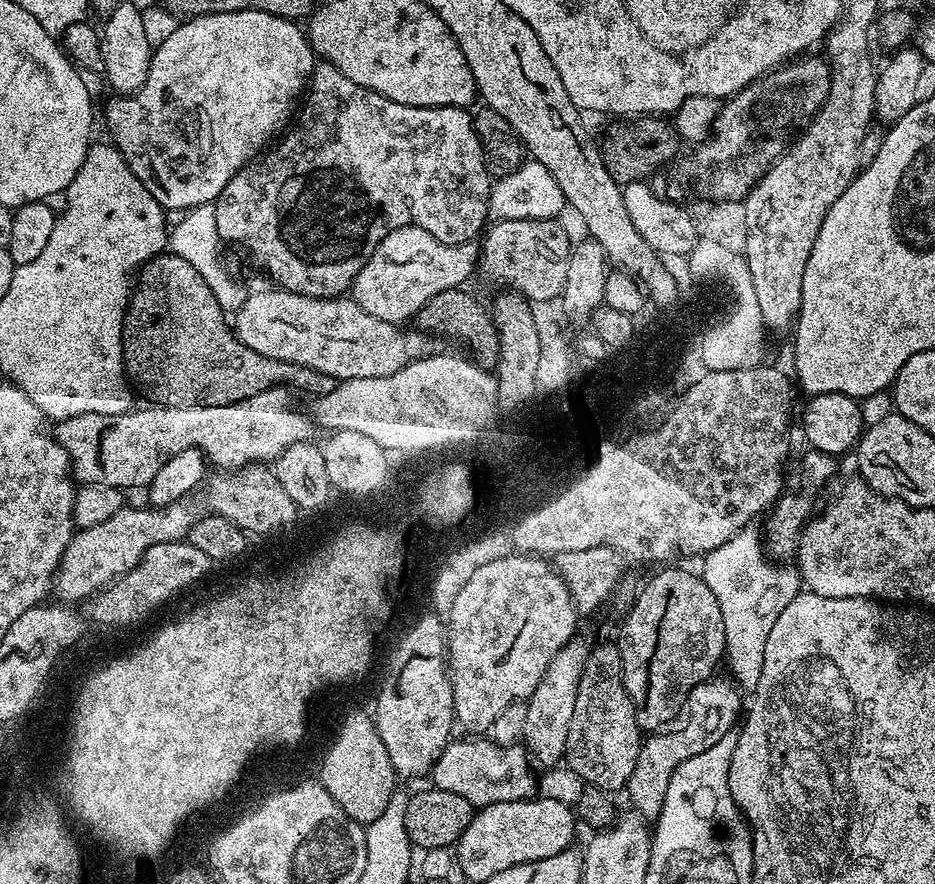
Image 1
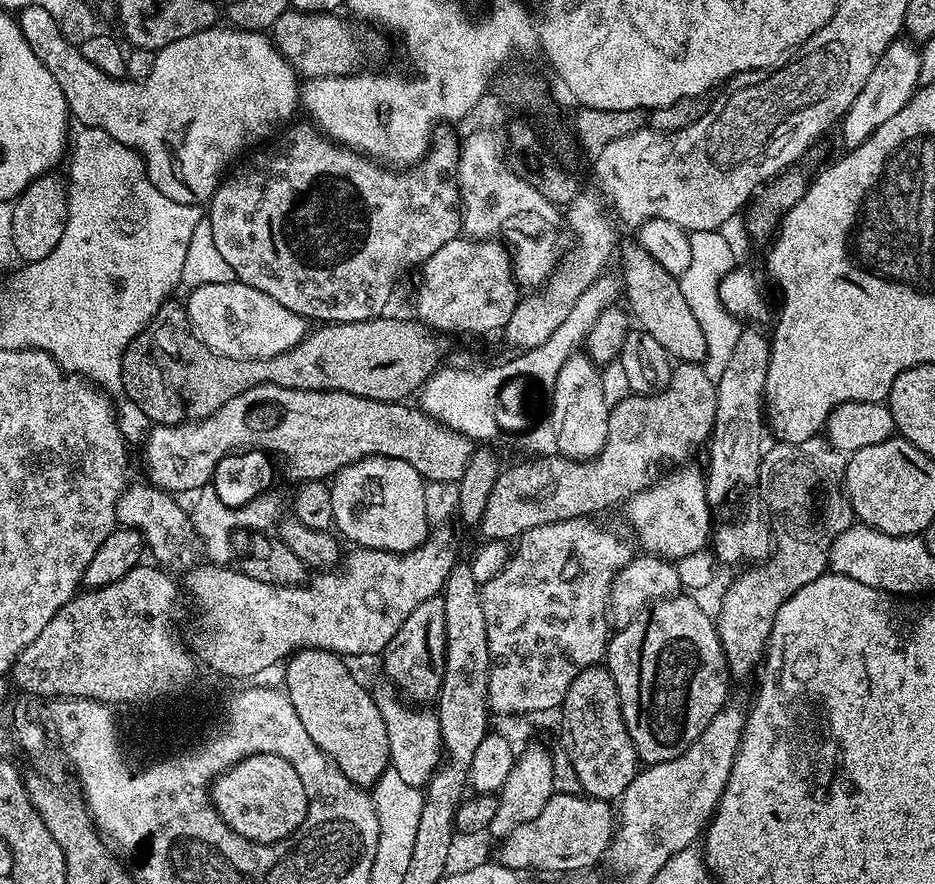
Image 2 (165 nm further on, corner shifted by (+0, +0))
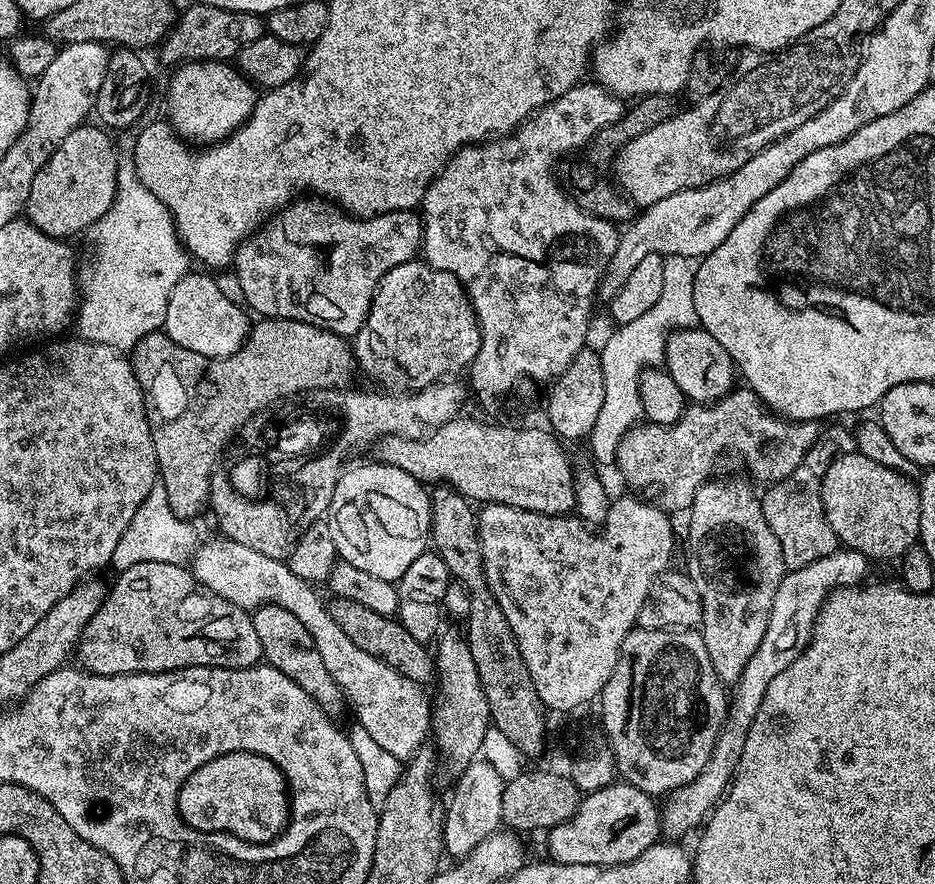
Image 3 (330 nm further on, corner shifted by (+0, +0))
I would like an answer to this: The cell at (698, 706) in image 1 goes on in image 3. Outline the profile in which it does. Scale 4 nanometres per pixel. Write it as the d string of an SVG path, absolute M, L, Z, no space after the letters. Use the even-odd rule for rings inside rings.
M844 426L825 427L814 446L807 454L803 464L799 464L789 476L769 483L762 492L762 503L766 522L770 522L770 530L778 538L782 546L785 569L791 570L810 566L810 562L818 562L818 558L826 558L838 551L838 541L830 522L826 518L826 510L822 506L821 478L830 468L836 457L856 451L855 433Z

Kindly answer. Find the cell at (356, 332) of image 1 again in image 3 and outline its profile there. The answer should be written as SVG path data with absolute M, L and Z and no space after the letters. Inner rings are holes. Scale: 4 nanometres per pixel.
M190 270L170 290L170 302L166 306L166 318L162 329L178 346L194 350L194 354L229 356L244 345L250 327L249 313L239 304L226 298L207 271Z

